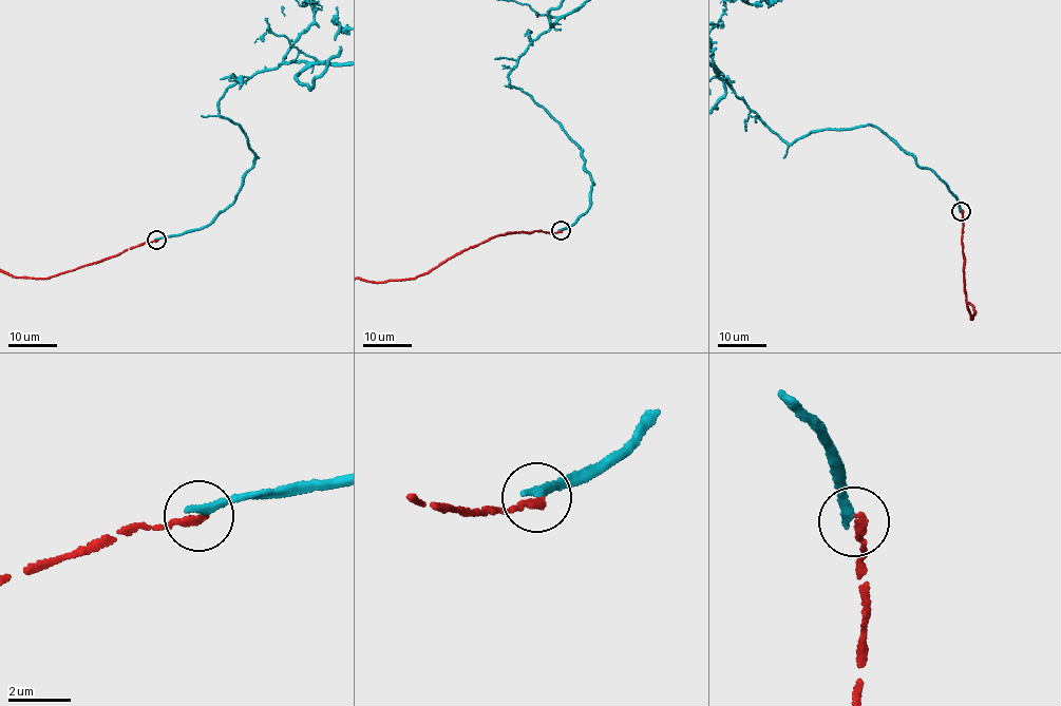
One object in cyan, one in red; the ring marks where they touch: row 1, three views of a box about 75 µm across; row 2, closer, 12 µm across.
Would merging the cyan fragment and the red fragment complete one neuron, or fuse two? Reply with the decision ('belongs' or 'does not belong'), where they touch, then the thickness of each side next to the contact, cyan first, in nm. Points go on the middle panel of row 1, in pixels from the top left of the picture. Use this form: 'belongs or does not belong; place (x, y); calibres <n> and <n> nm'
does not belong; place (561, 230); calibres 280 and 220 nm

